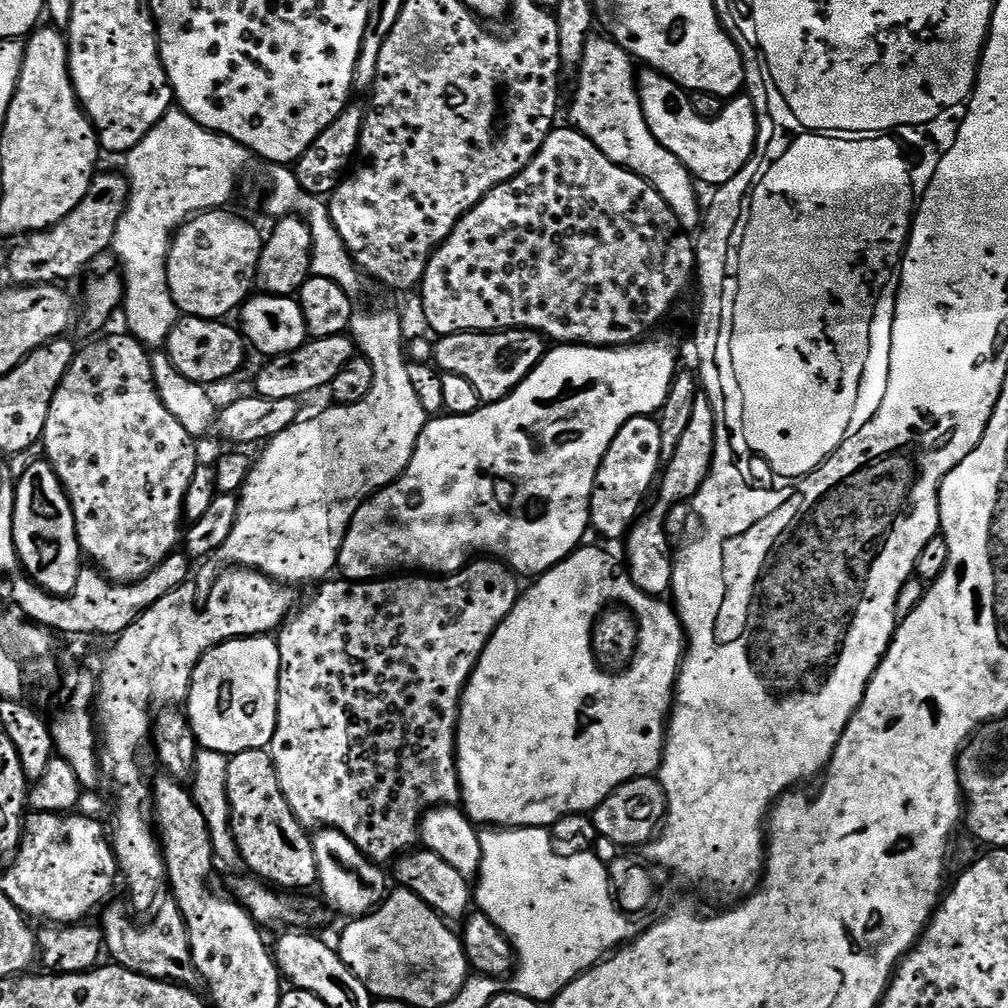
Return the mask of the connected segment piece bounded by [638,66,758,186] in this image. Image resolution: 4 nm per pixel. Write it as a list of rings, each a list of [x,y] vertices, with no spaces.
[[[644,66],[639,69],[638,91],[650,134],[654,134],[674,158],[681,160],[701,185],[719,186],[730,182],[730,178],[737,176],[751,161],[758,145],[758,113],[751,96],[741,94],[729,99],[718,118],[707,120],[696,113],[689,93],[655,68]]]

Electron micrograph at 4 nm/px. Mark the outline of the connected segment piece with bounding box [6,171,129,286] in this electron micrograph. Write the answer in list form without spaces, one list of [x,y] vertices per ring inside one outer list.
[[[104,172],[93,176],[86,198],[45,232],[29,232],[19,241],[20,244],[8,253],[7,279],[16,286],[26,284],[55,284],[72,280],[87,264],[92,264],[103,252],[112,246],[118,222],[128,208],[127,175]]]

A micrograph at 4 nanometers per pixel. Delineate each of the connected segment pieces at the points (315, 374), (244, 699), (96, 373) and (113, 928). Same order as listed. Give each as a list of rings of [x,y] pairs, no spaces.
[[[331,336],[330,338],[310,338],[298,350],[290,354],[273,356],[260,372],[256,380],[255,391],[262,398],[305,398],[319,388],[327,389],[334,382],[334,377],[342,371],[342,366],[357,355],[358,349],[351,337]]]
[[[271,635],[242,636],[239,640],[226,640],[210,649],[194,670],[186,701],[188,721],[196,735],[197,745],[229,758],[246,750],[267,749],[274,738],[278,718],[279,681],[280,646]]]
[[[131,334],[123,335],[104,336],[101,340],[96,340],[93,344],[88,344],[85,348],[81,347],[77,351],[76,357],[72,359],[71,366],[66,370],[66,374],[54,394],[54,402],[50,402],[50,414],[46,414],[46,426],[42,437],[42,449],[44,448],[45,452],[43,455],[54,470],[54,474],[58,474],[68,495],[70,506],[74,510],[76,541],[80,544],[81,553],[87,559],[89,556],[92,559],[89,561],[113,582],[140,580],[146,574],[153,572],[165,558],[177,551],[182,540],[184,498],[186,490],[190,488],[190,478],[194,478],[194,470],[198,463],[197,441],[188,433],[186,426],[182,426],[182,422],[178,422],[178,418],[174,418],[174,414],[170,414],[170,410],[166,410],[166,406],[158,394],[149,349],[145,348],[140,341],[135,340]]]
[[[116,908],[104,916],[102,940],[107,955],[109,952],[111,959],[121,968],[180,985],[192,986],[194,982],[197,983],[198,973],[192,961],[188,927],[179,914],[166,917],[164,924],[144,924],[139,928],[130,917],[124,916],[122,909]]]

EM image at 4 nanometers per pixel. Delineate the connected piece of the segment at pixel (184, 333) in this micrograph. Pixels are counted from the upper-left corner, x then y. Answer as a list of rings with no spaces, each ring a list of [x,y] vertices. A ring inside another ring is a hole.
[[[181,315],[176,321],[174,330],[170,330],[170,338],[166,351],[170,362],[190,382],[213,386],[219,380],[228,380],[244,364],[244,348],[246,341],[239,327],[228,325],[224,320],[207,320],[197,316]]]

